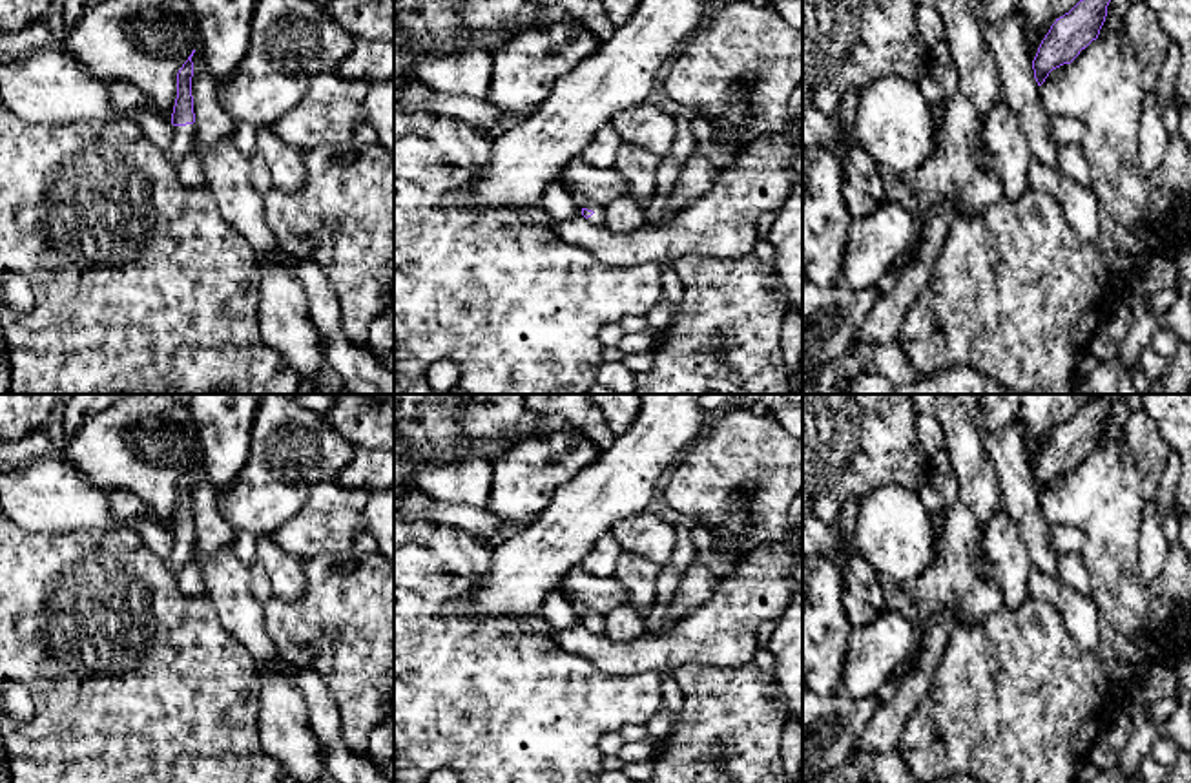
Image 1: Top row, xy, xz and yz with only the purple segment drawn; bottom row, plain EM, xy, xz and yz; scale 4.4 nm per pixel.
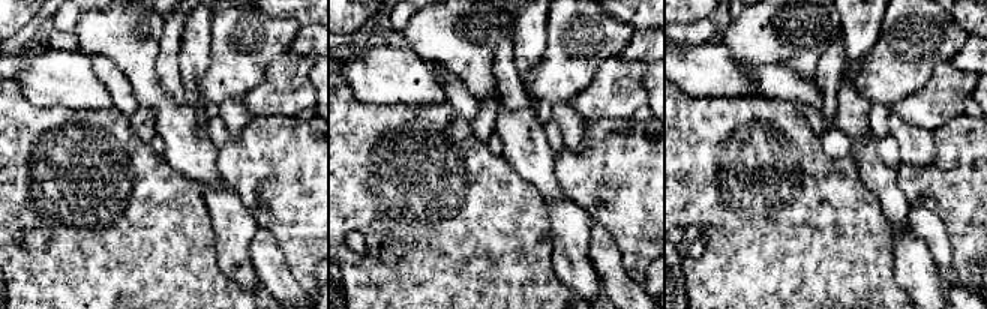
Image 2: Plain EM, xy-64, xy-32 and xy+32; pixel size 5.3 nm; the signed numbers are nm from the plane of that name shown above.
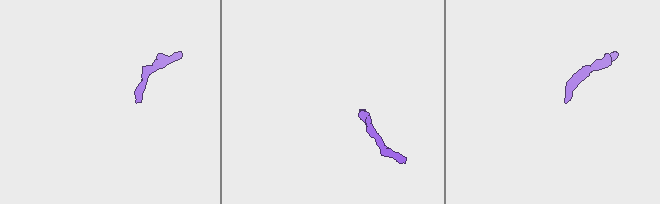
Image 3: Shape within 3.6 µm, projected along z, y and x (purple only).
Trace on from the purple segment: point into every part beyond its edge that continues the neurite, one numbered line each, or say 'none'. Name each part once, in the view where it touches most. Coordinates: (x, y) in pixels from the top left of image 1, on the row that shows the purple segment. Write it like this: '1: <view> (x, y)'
1: xy (183, 143)

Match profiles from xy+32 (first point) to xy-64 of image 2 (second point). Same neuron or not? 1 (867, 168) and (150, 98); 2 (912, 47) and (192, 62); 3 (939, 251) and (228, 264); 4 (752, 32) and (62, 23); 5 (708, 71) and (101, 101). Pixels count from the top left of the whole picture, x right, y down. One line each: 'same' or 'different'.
1: same
2: different
3: different
4: different
5: same

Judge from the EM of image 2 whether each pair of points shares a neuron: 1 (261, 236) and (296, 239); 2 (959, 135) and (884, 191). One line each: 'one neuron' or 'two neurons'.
1: two neurons
2: two neurons

